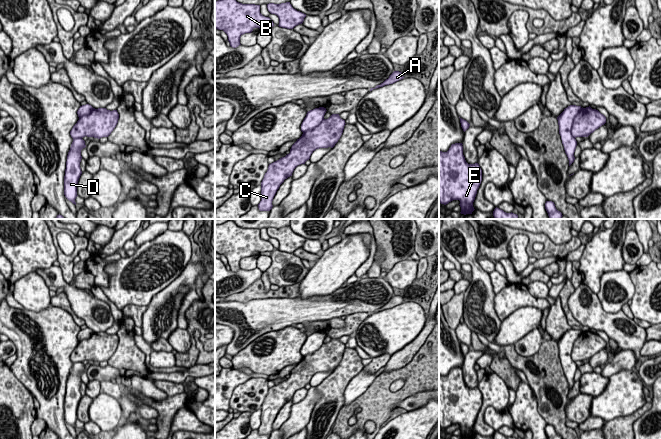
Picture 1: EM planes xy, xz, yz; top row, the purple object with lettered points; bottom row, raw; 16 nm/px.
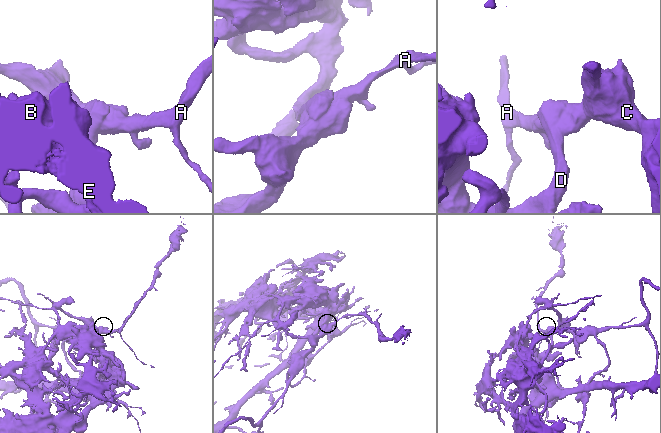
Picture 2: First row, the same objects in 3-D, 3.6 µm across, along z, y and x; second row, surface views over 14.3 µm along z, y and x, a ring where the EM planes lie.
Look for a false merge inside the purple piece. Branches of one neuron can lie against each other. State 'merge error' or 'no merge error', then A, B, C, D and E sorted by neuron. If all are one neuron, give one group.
merge error | A C / B D E

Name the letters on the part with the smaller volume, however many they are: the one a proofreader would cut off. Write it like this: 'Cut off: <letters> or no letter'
Cut off: A, C

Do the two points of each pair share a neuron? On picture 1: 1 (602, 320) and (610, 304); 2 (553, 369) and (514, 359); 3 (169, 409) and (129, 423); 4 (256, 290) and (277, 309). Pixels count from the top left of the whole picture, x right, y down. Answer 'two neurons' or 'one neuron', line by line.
1: two neurons
2: one neuron
3: two neurons
4: two neurons

